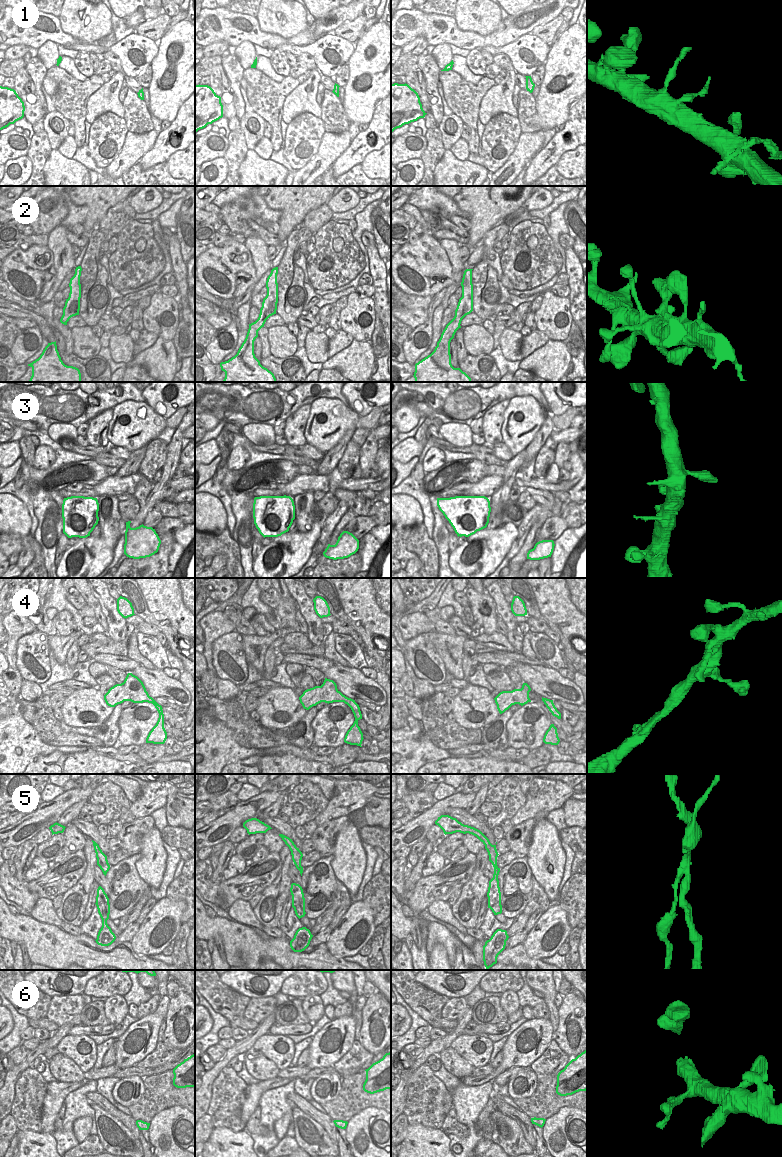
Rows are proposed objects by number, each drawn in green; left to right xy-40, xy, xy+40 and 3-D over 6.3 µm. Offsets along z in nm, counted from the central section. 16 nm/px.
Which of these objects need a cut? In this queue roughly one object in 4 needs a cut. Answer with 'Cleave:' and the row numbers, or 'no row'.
Cleave: 5

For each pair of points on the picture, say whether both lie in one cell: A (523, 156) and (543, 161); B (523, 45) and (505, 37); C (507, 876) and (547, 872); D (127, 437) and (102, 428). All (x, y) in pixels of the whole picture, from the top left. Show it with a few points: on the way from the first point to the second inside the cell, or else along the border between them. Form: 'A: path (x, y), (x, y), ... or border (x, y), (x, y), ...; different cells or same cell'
A: border (541, 147), (528, 163); different cells
B: border (530, 31), (502, 46), (490, 46); different cells
C: border (526, 856), (532, 875); different cells
D: border (113, 408), (107, 432), (109, 443); different cells

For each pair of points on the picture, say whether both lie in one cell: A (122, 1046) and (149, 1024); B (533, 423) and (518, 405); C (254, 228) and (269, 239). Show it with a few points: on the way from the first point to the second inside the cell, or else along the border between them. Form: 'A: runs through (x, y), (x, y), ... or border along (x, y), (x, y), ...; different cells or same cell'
A: runs through (126, 1037), (139, 1038), (144, 1033); same cell
B: runs through (529, 419), (521, 409); same cell
C: runs through (258, 231), (265, 236); same cell

